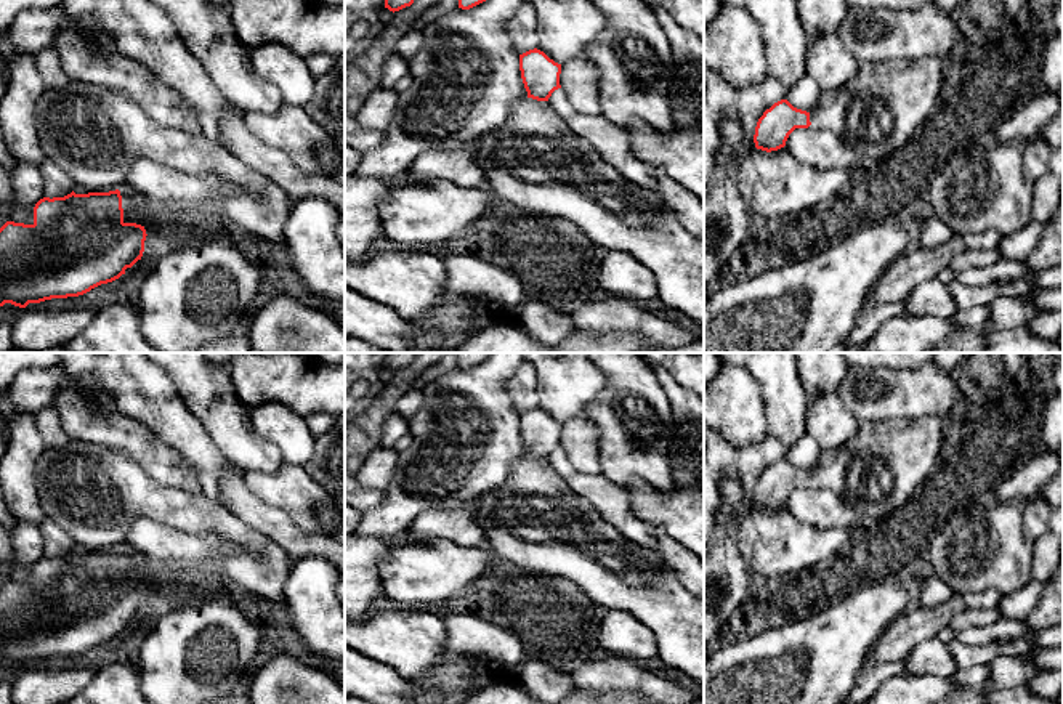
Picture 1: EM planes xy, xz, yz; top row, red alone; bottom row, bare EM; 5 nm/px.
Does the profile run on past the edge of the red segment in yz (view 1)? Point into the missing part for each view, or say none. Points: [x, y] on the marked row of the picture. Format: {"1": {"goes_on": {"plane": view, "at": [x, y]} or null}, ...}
{"1": {"goes_on": {"plane": "yz", "at": [874, 113]}}}

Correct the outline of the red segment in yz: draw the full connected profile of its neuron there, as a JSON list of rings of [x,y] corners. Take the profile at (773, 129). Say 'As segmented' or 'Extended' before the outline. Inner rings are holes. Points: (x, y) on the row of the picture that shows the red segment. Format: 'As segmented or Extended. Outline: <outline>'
Extended. Outline: [[[925,56],[914,61],[861,63],[858,74],[840,90],[824,91],[818,106],[806,112],[787,99],[774,103],[758,119],[754,135],[757,149],[771,152],[786,146],[795,128],[829,130],[848,144],[859,160],[880,160],[901,149],[932,114],[943,83],[943,59]]]

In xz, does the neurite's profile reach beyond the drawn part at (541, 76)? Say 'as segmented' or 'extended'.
extended

